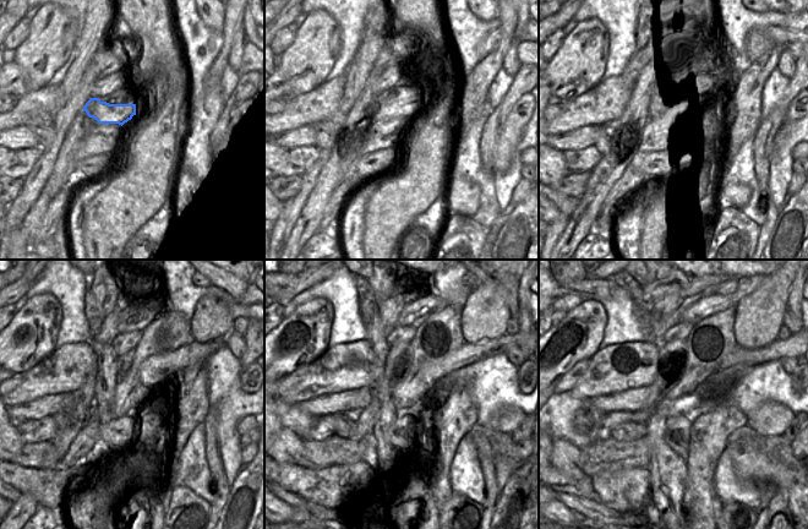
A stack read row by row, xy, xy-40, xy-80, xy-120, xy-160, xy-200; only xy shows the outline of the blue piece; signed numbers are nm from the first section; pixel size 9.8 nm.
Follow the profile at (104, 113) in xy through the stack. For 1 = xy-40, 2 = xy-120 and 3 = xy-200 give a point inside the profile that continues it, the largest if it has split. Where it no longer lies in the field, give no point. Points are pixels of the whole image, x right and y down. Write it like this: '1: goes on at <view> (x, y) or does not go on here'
1: goes on at xy-40 (381, 112)
2: goes on at xy-120 (153, 370)
3: goes on at xy-200 (698, 369)

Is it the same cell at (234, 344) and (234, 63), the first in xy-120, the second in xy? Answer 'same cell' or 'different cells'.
same cell

